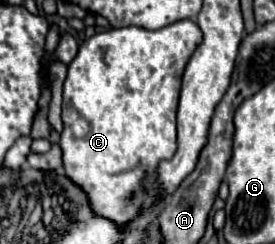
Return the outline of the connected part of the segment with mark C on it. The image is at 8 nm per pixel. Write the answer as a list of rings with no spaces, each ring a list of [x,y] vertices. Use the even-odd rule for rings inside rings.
[[[179,20],[173,22],[161,30],[143,30],[137,26],[127,26],[127,28],[110,28],[107,32],[95,34],[93,38],[89,38],[87,42],[83,42],[83,46],[79,48],[77,56],[73,58],[73,62],[69,64],[67,70],[67,78],[63,84],[63,132],[61,132],[61,150],[63,150],[63,164],[65,164],[65,174],[69,178],[73,178],[73,182],[77,182],[91,200],[93,212],[101,214],[117,224],[127,224],[129,220],[133,220],[139,212],[139,208],[145,208],[149,204],[155,202],[155,198],[159,196],[159,184],[157,184],[157,164],[159,160],[171,158],[177,150],[177,132],[175,132],[175,114],[177,114],[177,102],[179,102],[179,90],[181,90],[181,76],[183,70],[187,66],[187,60],[191,58],[191,54],[195,52],[195,48],[201,44],[201,30],[195,22],[191,20]]]

